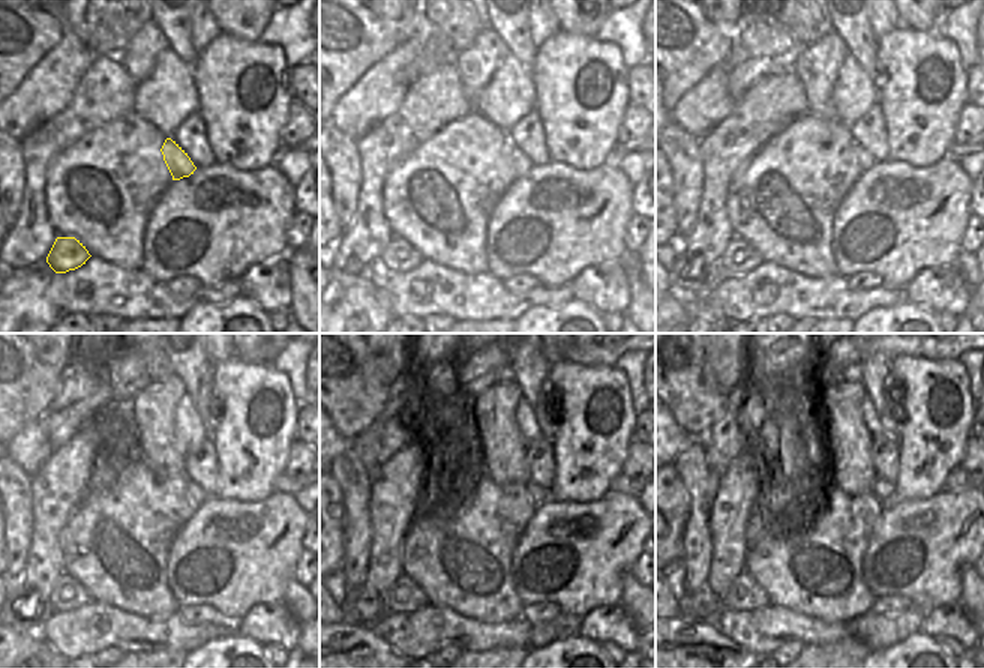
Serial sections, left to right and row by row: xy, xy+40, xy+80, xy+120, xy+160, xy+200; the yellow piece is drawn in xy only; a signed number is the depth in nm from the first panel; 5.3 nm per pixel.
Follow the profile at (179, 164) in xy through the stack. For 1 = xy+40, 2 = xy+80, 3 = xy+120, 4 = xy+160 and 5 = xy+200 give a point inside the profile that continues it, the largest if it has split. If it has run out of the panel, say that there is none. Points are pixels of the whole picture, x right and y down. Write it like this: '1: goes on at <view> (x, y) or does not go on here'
1: goes on at xy+40 (519, 162)
2: goes on at xy+80 (863, 156)
3: goes on at xy+120 (197, 496)
4: goes on at xy+160 (536, 494)
5: goes on at xy+200 (881, 490)

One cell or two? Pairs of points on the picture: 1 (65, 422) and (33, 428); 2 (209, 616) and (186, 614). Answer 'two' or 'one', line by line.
1: two
2: one

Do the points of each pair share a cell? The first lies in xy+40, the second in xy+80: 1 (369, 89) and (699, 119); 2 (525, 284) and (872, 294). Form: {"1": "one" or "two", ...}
{"1": "one", "2": "two"}

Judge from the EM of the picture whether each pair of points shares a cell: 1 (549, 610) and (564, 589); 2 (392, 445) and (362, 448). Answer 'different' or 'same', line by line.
1: different
2: different

